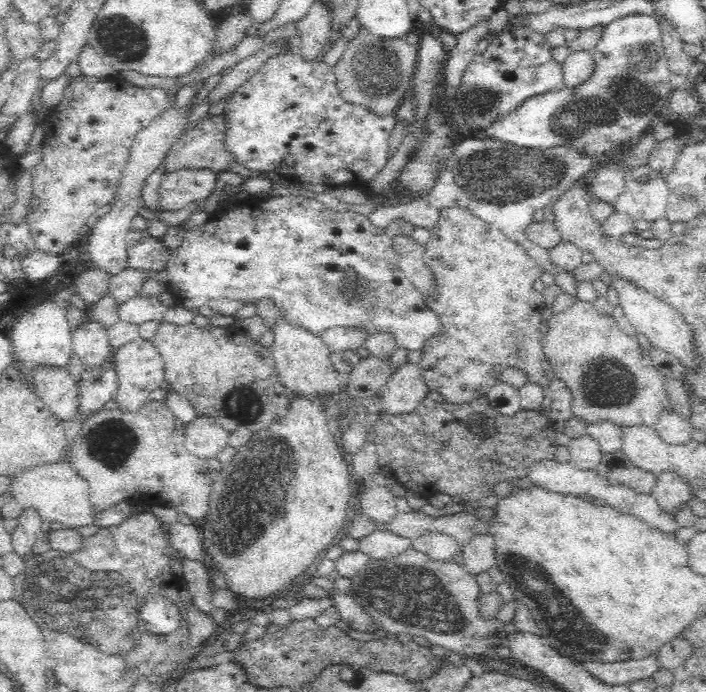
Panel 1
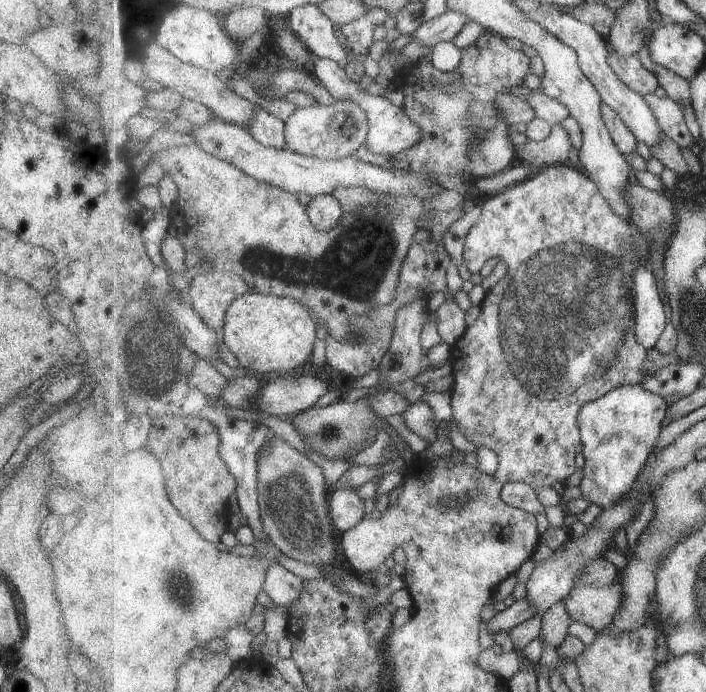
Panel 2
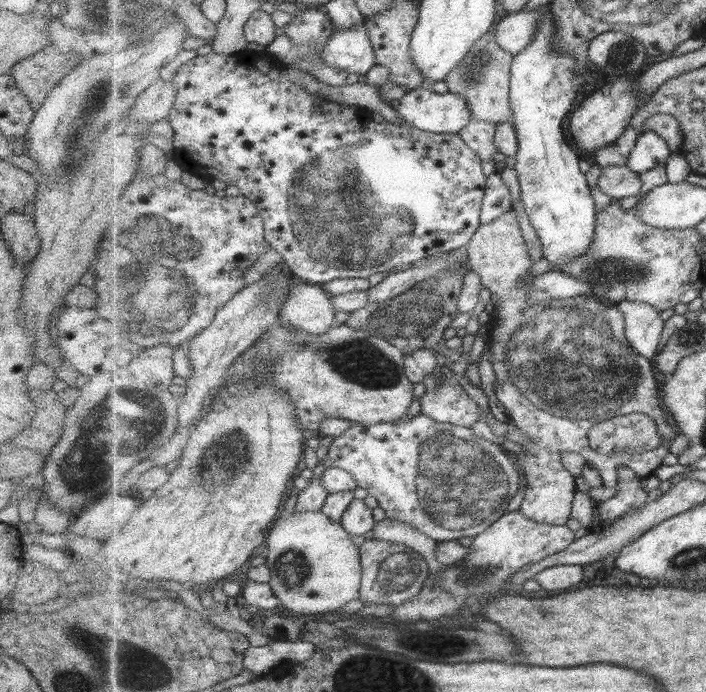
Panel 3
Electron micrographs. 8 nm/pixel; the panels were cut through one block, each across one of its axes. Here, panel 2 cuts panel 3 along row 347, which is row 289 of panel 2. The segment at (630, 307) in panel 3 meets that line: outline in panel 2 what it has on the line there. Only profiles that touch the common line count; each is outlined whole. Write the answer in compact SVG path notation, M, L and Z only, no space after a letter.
M639 263L632 274L634 279L634 306L636 313L636 336L648 350L655 348L660 340L668 317L656 275L647 263Z

